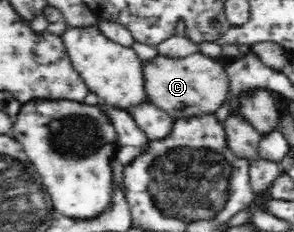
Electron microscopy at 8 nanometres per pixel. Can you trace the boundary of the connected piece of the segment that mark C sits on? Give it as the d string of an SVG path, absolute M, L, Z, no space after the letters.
M157 53L151 59L142 61L141 74L143 74L143 90L146 97L171 119L217 111L224 103L227 89L230 87L223 65L203 53L189 53L185 57Z

